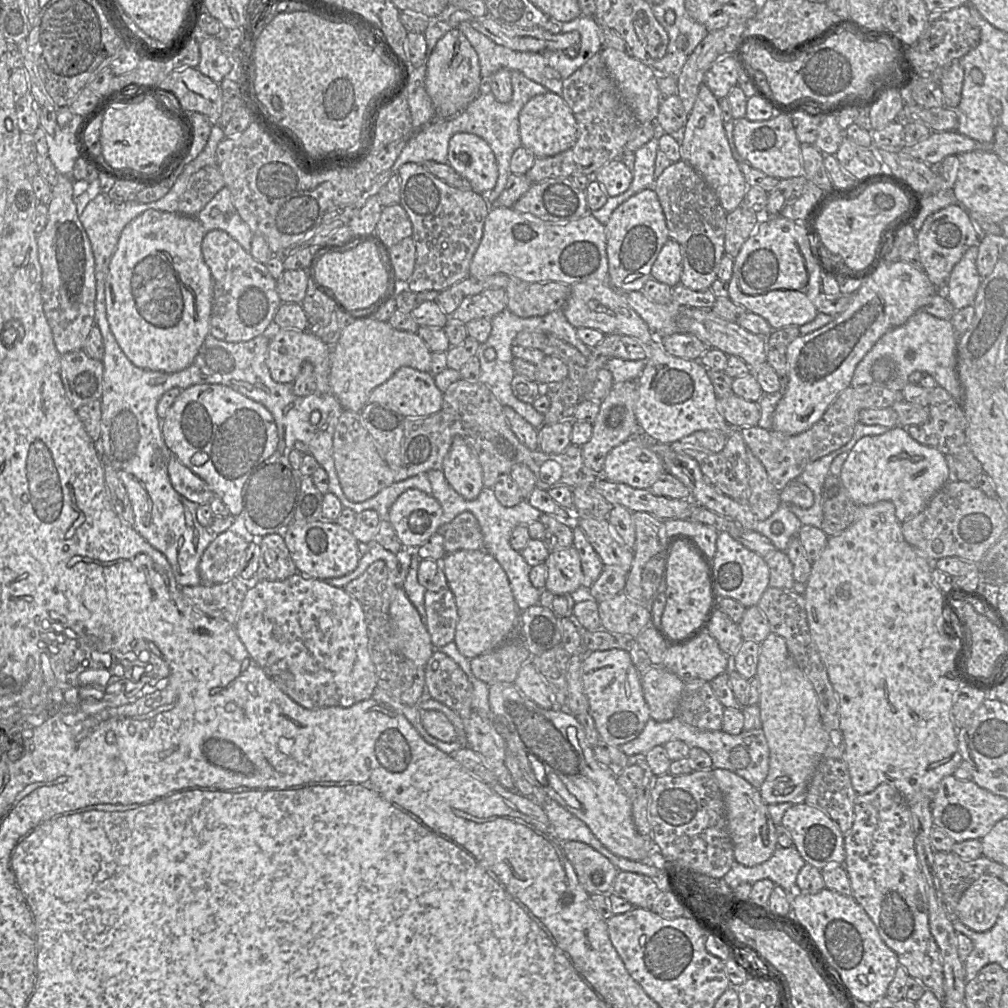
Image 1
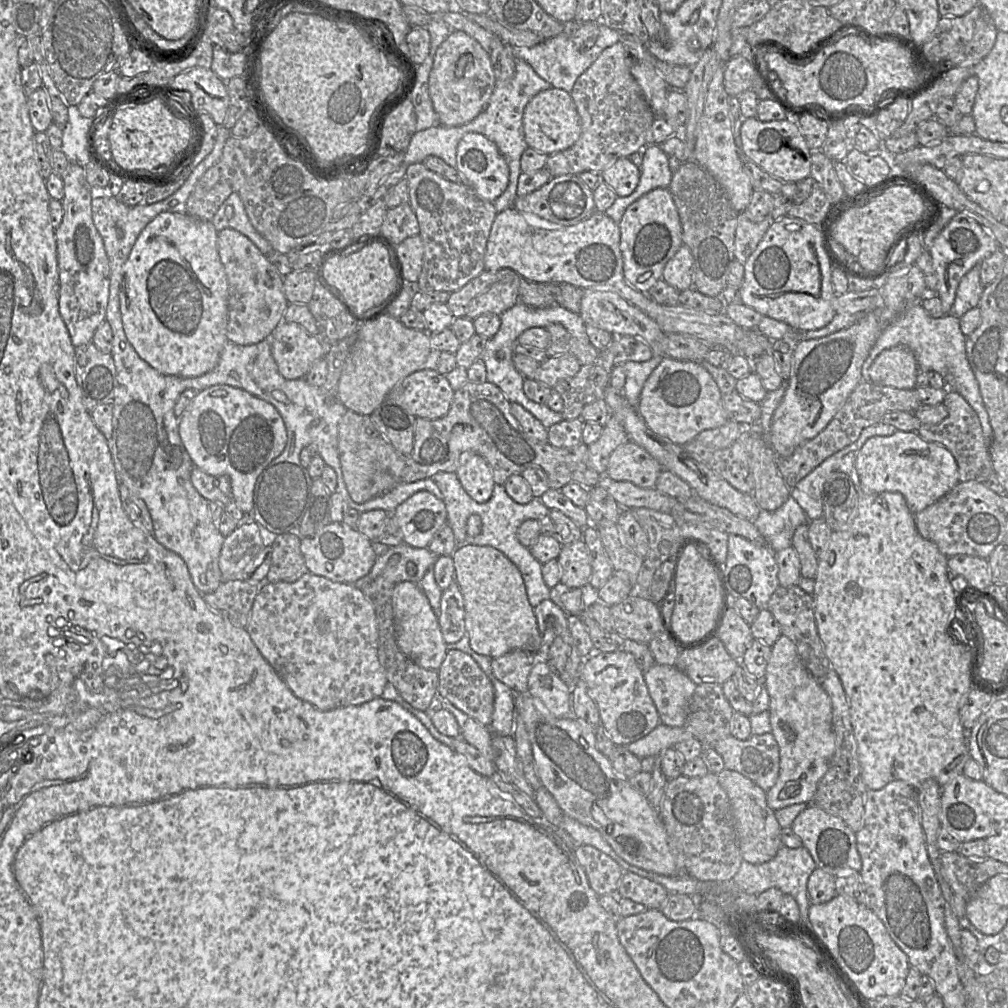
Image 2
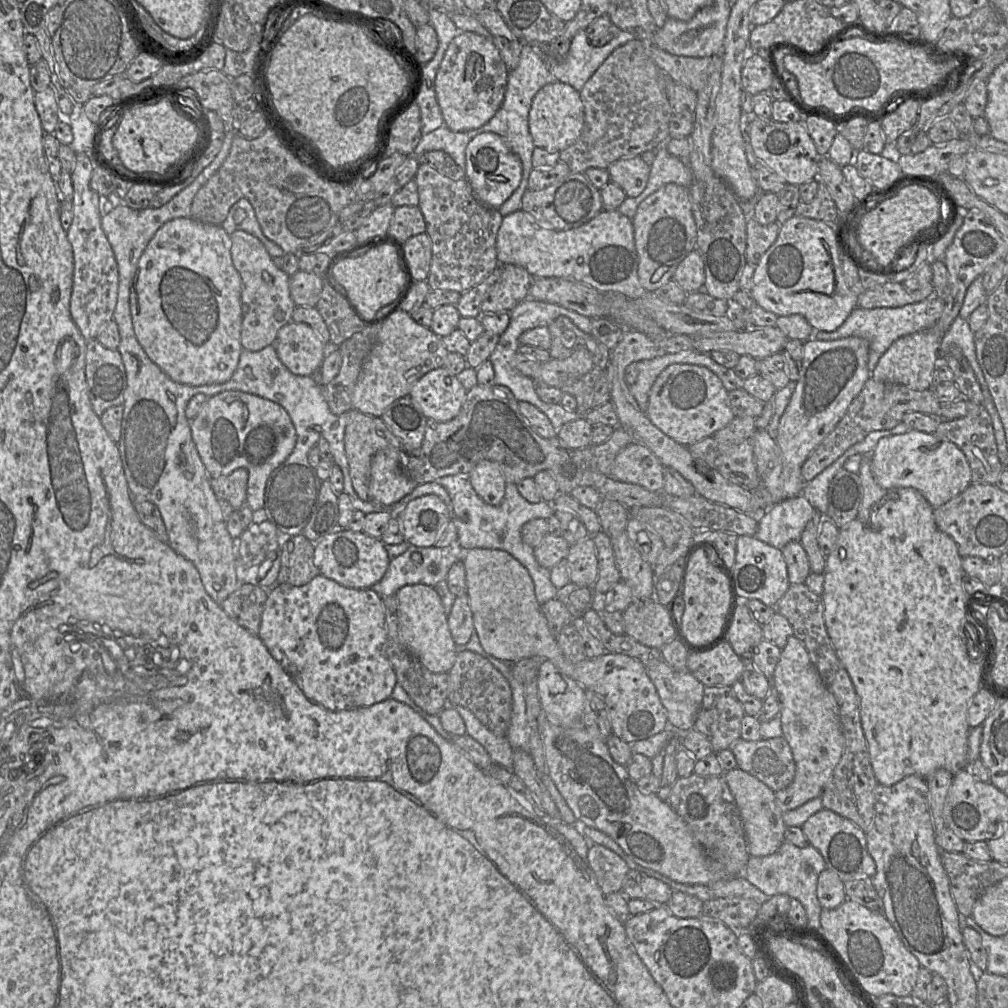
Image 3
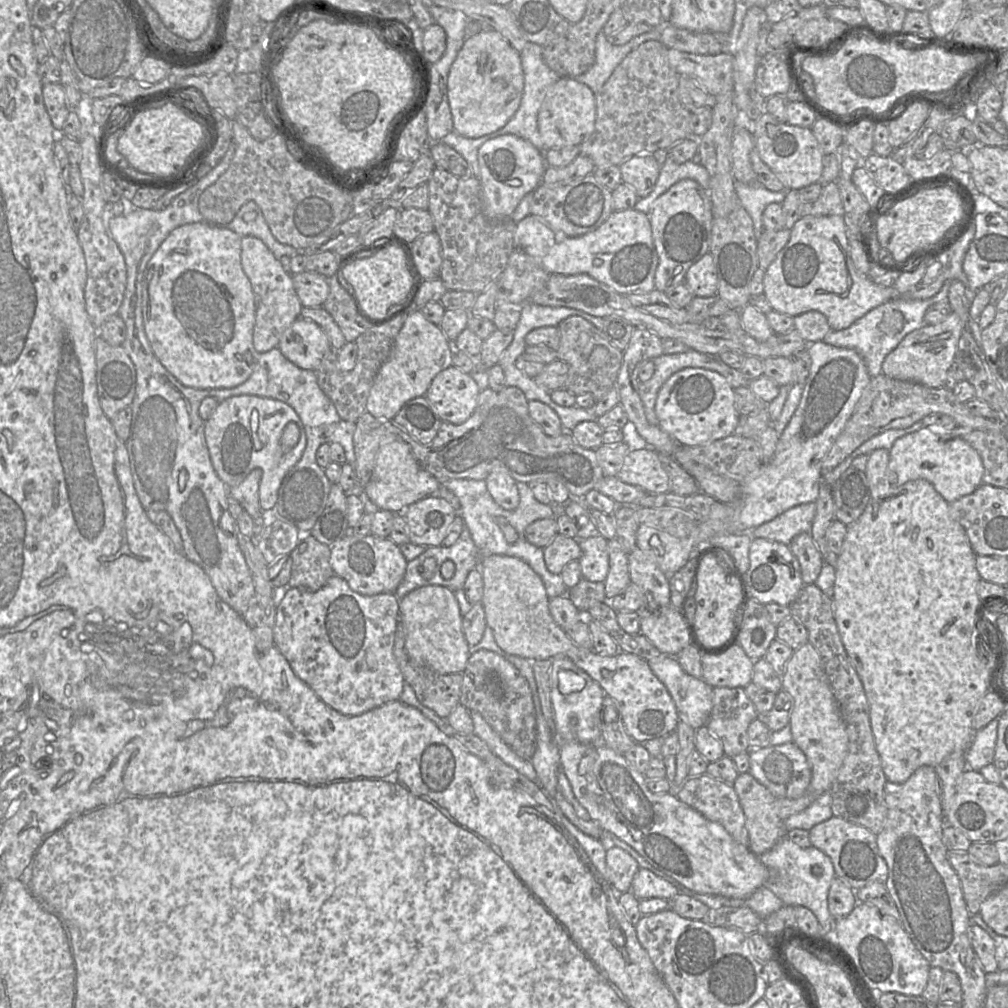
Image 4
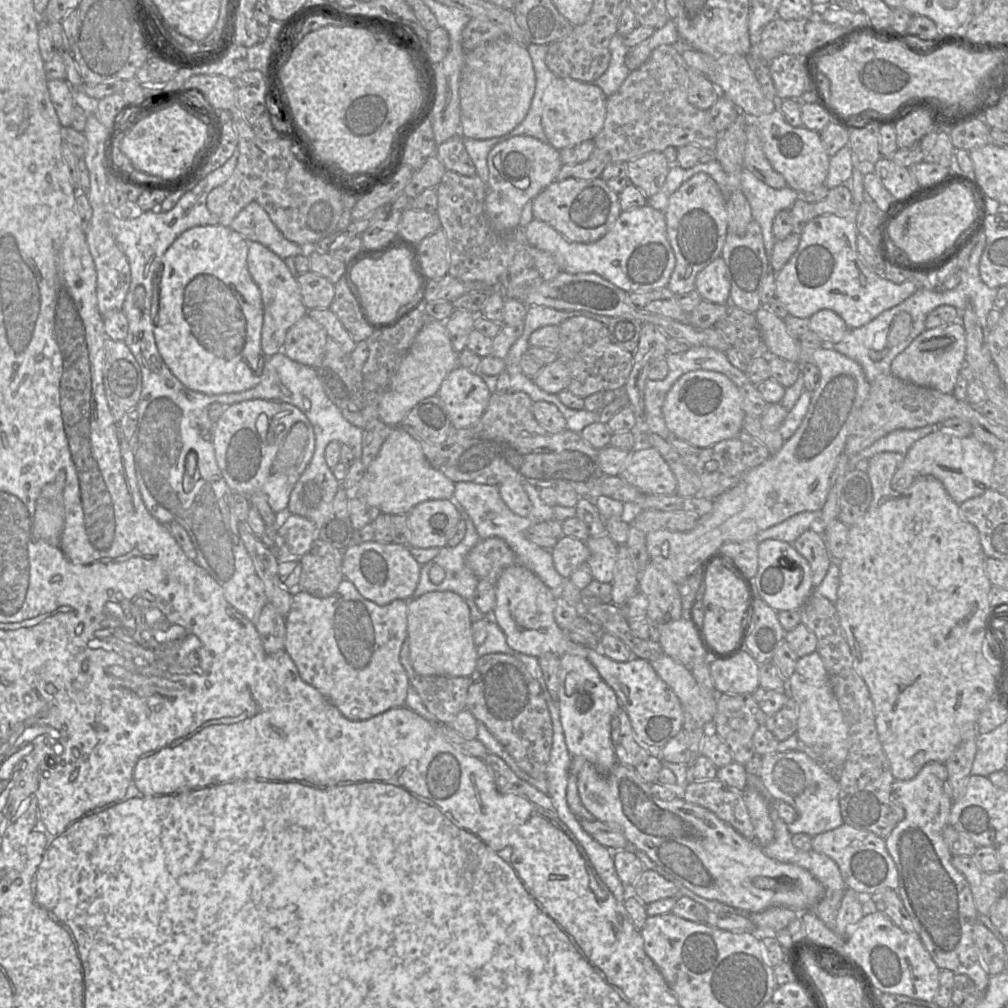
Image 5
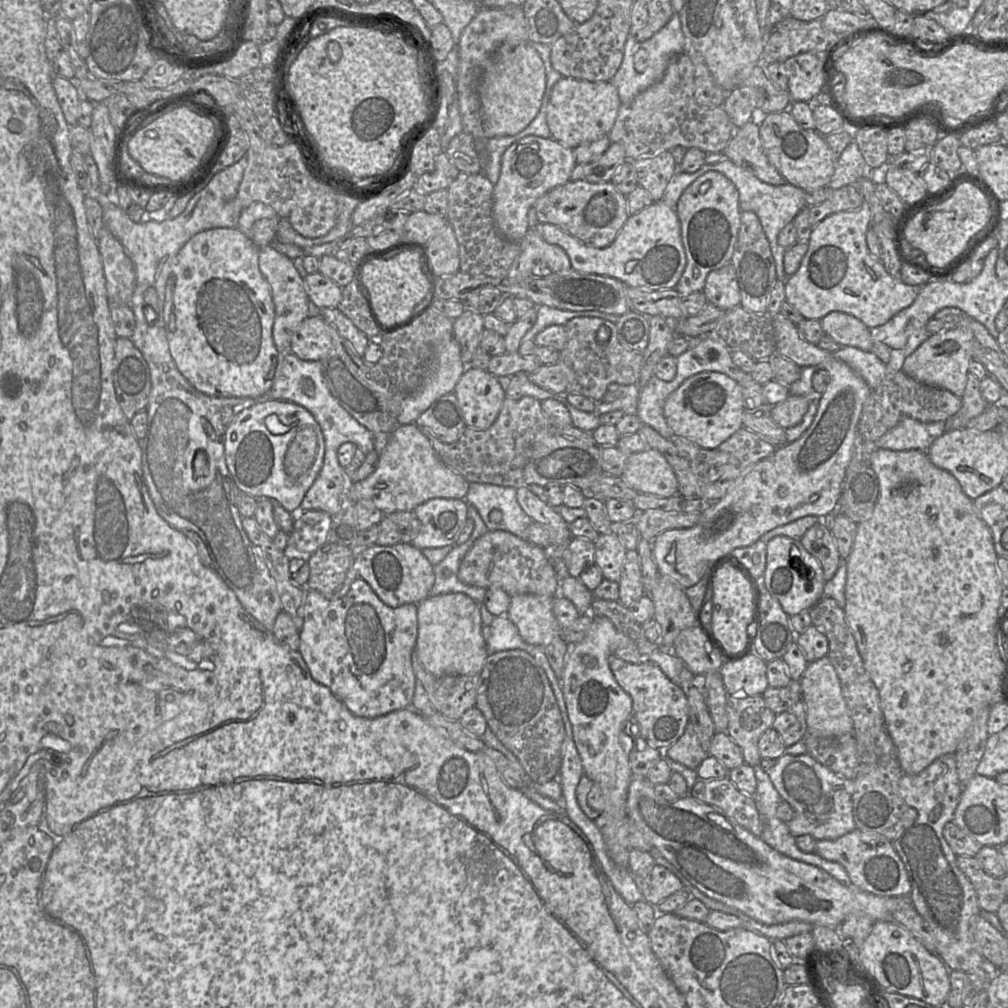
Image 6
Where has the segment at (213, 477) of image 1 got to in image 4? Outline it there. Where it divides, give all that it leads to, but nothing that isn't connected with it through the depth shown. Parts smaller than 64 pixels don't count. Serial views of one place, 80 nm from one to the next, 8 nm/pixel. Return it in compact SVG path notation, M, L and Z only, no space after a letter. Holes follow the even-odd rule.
M240 395L219 402L211 417L205 421L205 440L212 465L219 478L228 486L239 485L253 470L262 472L259 500L263 511L273 510L280 485L302 457L306 447L306 434L299 416L288 404L258 395ZM288 423L300 427L300 439L289 452L283 452L281 437Z

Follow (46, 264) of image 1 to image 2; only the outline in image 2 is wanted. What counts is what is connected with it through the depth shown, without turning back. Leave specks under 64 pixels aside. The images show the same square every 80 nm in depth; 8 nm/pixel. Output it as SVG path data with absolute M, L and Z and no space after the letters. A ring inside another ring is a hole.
M71 164L62 175L64 184L63 219L55 229L57 260L59 269L59 313L67 327L74 347L92 341L96 329L105 321L106 308L110 297L111 269L103 239L97 231L92 218L93 190L85 179L84 167Z

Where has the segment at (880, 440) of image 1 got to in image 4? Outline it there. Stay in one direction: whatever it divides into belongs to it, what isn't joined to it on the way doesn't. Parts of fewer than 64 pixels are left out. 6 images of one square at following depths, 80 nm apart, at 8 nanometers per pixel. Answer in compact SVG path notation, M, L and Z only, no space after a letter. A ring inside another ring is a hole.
M921 428L898 438L889 449L887 479L893 486L924 479L951 503L973 493L983 484L984 466L979 453L962 437L942 436Z

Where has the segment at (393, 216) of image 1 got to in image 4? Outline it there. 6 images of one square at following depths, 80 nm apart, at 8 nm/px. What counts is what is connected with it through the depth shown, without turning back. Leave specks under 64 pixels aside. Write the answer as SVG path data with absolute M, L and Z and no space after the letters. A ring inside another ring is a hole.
M403 208L399 210L394 233L412 242L423 234L434 231L434 221L428 209Z

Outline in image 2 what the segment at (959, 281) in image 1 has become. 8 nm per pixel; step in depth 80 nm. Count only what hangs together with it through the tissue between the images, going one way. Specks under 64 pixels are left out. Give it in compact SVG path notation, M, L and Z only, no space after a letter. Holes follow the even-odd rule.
M977 265L960 280L951 314L960 318L970 309L977 307L983 290L980 267Z

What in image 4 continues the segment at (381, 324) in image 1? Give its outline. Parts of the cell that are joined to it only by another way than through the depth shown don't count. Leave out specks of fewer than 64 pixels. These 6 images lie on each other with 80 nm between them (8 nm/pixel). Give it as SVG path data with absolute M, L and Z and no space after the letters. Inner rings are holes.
M410 309L395 338L388 359L383 363L373 381L366 412L378 419L392 421L405 403L424 396L434 377L452 366L452 357L455 352L453 343L439 325L427 320L420 309Z

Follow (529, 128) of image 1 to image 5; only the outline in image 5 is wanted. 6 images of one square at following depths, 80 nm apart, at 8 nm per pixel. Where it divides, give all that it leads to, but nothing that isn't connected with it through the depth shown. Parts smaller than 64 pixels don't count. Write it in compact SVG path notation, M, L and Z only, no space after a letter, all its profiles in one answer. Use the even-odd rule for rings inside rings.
M558 78L543 97L541 124L547 140L557 150L592 140L602 129L606 117L607 96L594 83Z

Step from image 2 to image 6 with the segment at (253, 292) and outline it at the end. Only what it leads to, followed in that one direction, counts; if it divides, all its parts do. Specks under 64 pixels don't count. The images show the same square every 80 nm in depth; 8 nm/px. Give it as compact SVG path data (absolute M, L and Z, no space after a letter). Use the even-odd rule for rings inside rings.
M273 247L258 248L258 265L263 278L268 283L275 309L272 338L275 347L281 352L290 352L291 337L300 323L308 317L309 299L303 278L293 266L291 259L278 253Z

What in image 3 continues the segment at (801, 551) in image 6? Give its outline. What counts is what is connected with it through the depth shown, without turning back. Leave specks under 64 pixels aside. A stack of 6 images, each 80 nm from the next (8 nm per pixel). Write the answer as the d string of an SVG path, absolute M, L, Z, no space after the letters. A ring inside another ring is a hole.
M738 536L735 563L728 574L738 600L758 600L771 607L777 604L790 586L787 565L781 550L755 536Z

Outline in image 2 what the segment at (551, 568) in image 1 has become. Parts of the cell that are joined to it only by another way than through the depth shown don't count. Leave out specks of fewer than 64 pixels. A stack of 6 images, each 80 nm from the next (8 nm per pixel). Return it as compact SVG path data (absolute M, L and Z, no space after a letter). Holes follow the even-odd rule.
M582 539L562 546L557 561L561 567L561 584L570 588L582 588L589 583L592 574L592 559Z

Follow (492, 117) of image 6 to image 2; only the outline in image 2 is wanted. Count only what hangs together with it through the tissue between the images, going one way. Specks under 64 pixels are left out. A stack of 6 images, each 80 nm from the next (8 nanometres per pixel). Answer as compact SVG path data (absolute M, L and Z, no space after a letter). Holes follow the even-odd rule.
M452 31L436 50L429 75L429 95L438 123L460 126L472 121L486 107L496 85L490 55L471 36Z

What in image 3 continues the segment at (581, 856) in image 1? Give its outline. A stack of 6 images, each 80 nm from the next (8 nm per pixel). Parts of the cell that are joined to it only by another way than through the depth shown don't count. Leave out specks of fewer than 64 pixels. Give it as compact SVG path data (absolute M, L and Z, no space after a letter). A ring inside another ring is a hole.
M596 844L589 847L586 860L604 895L622 891L624 879L630 868L620 856Z

